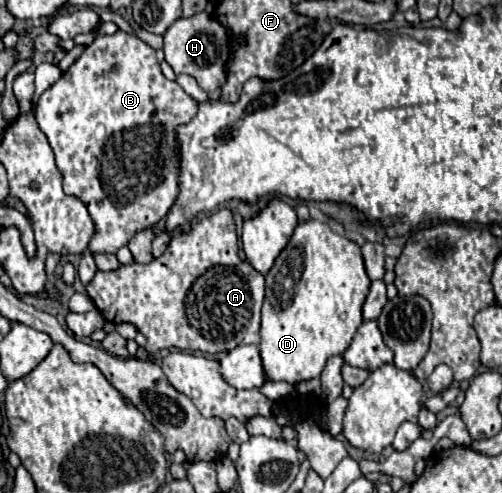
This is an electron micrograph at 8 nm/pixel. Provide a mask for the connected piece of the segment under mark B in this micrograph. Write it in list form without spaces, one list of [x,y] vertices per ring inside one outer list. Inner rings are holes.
[[[116,30],[114,34],[98,36],[90,46],[84,48],[82,56],[60,76],[60,80],[56,84],[52,84],[48,90],[44,90],[44,94],[38,98],[38,102],[36,102],[36,122],[38,122],[40,130],[46,134],[48,142],[50,142],[54,154],[56,154],[56,166],[64,174],[64,192],[72,194],[72,196],[78,196],[88,206],[88,212],[90,212],[90,216],[96,224],[96,234],[94,234],[94,238],[90,240],[90,246],[88,246],[92,254],[116,254],[118,248],[128,246],[128,242],[134,238],[136,232],[154,226],[158,220],[162,220],[168,214],[170,206],[174,204],[174,200],[178,196],[178,172],[180,172],[178,170],[178,142],[176,142],[174,128],[178,124],[190,122],[194,118],[196,110],[198,110],[196,102],[176,82],[164,78],[164,74],[160,70],[160,64],[156,60],[156,50],[150,48],[148,44],[144,44],[138,36],[132,36],[124,30]]]

